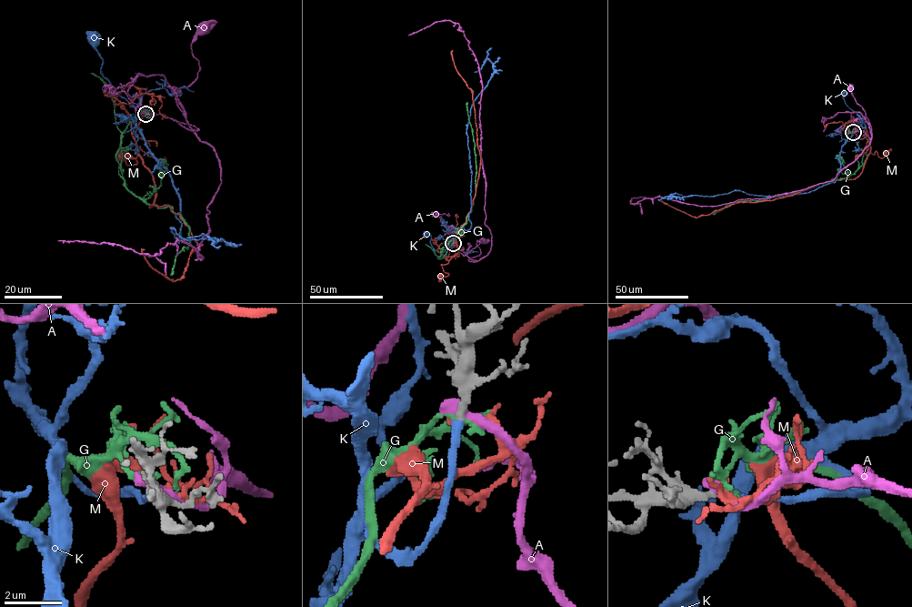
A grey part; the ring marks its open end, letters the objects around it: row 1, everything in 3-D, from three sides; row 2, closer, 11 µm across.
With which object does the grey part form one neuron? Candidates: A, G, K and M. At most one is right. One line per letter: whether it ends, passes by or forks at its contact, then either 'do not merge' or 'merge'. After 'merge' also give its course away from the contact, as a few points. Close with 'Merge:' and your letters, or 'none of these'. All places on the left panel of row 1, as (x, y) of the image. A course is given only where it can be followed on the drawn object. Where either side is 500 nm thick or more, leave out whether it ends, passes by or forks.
A: it ends | do not merge
G: it passes by | do not merge
K: it ends | merge | via (145, 115), (139, 114), (101, 74), (102, 60), (95, 48), (98, 39), (95, 39)
M: it passes by | do not merge
Merge: K

